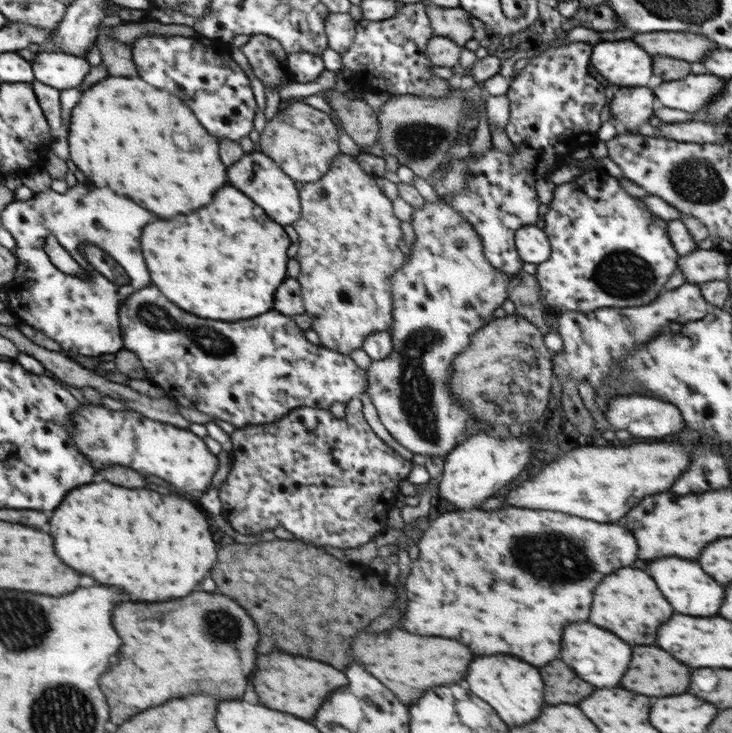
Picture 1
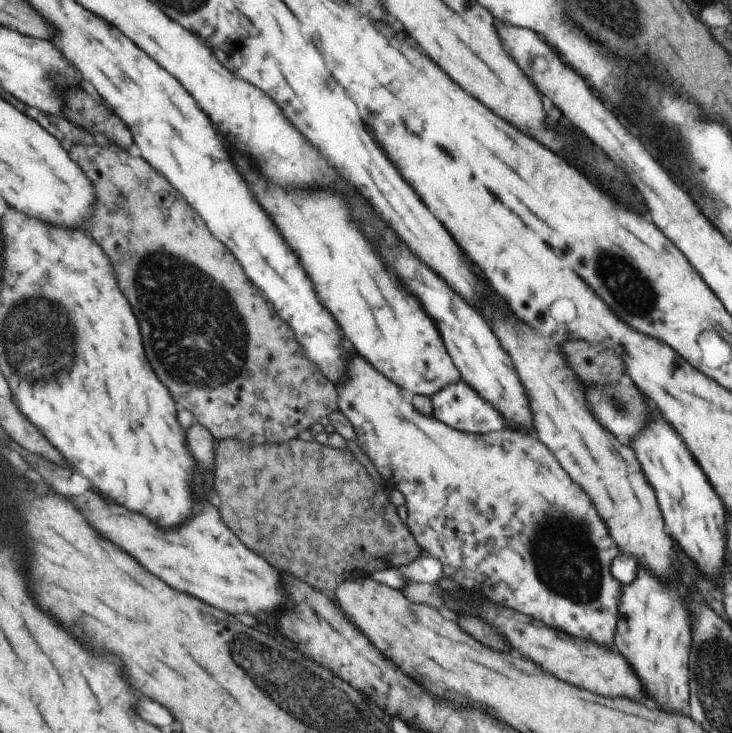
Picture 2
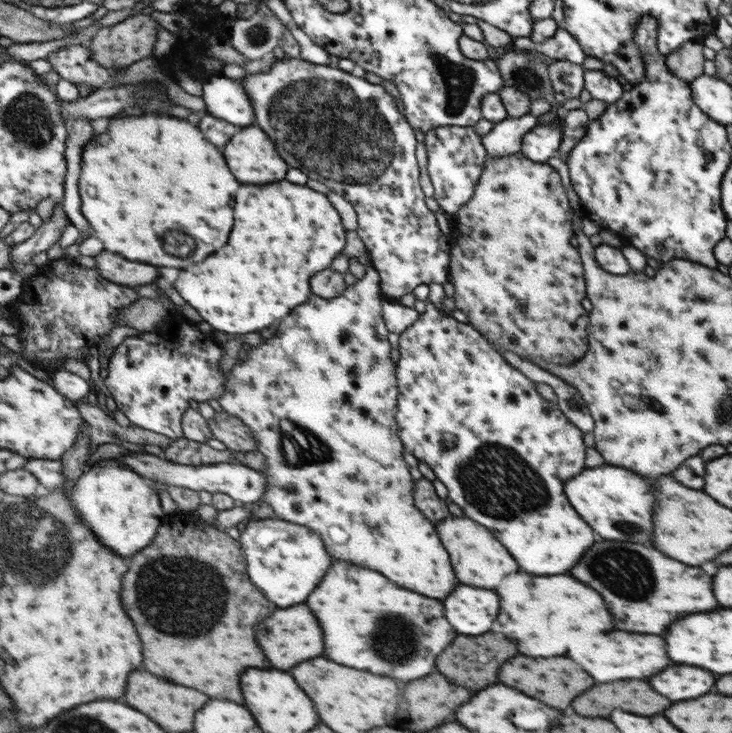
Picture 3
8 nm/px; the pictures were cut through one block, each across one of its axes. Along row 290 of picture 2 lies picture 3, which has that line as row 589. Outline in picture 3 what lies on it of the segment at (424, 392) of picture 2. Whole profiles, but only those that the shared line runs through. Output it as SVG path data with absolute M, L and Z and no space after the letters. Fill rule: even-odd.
M333 562L325 582L313 590L307 606L317 614L325 630L325 658L373 674L385 674L397 680L415 680L435 671L436 657L444 652L458 635L443 618L443 604L395 586L375 570ZM403 622L403 624L385 624ZM399 632L399 634L397 634ZM389 634L389 640L387 640ZM401 646L401 652L397 652Z

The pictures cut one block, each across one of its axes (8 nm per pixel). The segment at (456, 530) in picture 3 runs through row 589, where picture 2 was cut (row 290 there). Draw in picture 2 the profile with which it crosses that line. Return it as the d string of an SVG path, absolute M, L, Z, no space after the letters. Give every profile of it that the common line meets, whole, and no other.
M489 286L477 306L481 316L493 324L493 332L497 332L501 348L509 352L509 360L513 360L513 368L517 368L521 384L525 384L537 440L541 440L541 444L549 444L549 448L553 448L553 456L565 464L565 472L569 472L569 476L573 476L573 480L577 480L577 484L593 496L597 512L609 520L613 540L621 544L621 550L633 554L639 564L649 564L649 568L653 568L653 572L661 572L661 576L673 572L673 560L669 556L671 540L663 534L663 520L655 504L653 490L647 486L633 452L625 444L619 444L613 434L603 430L587 410L583 388L573 376L561 350L549 346L529 324L521 322L501 302L501 298L489 290Z

